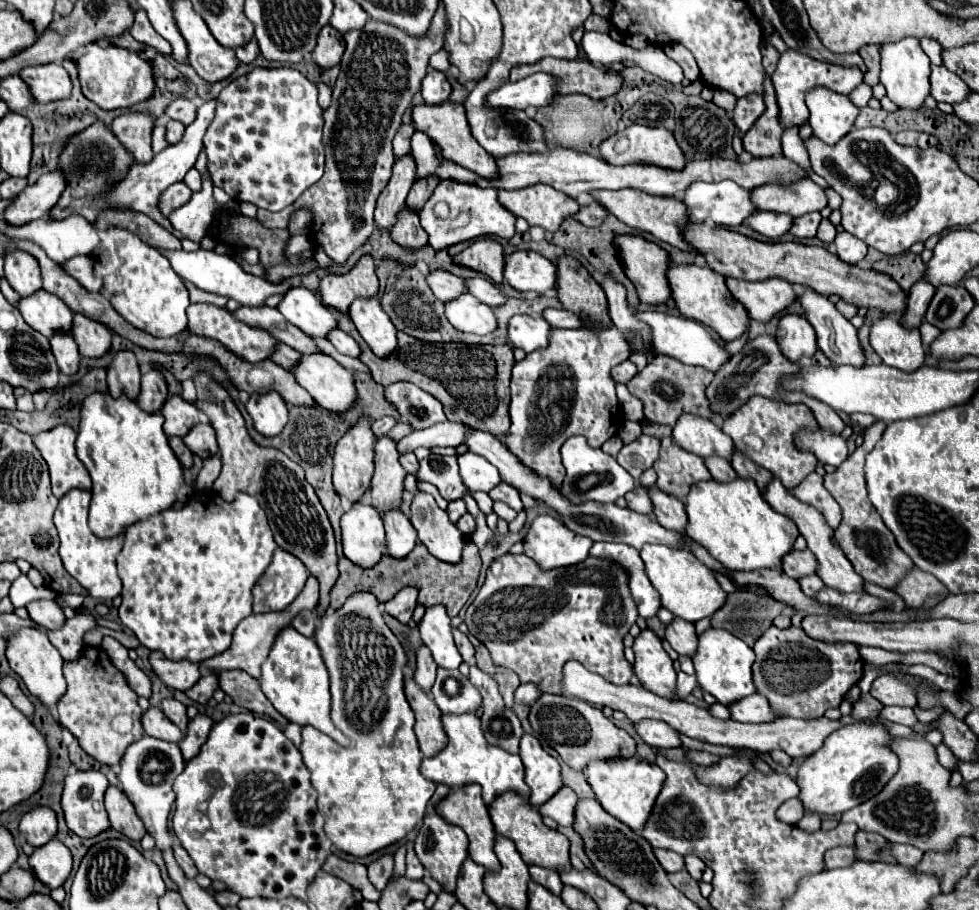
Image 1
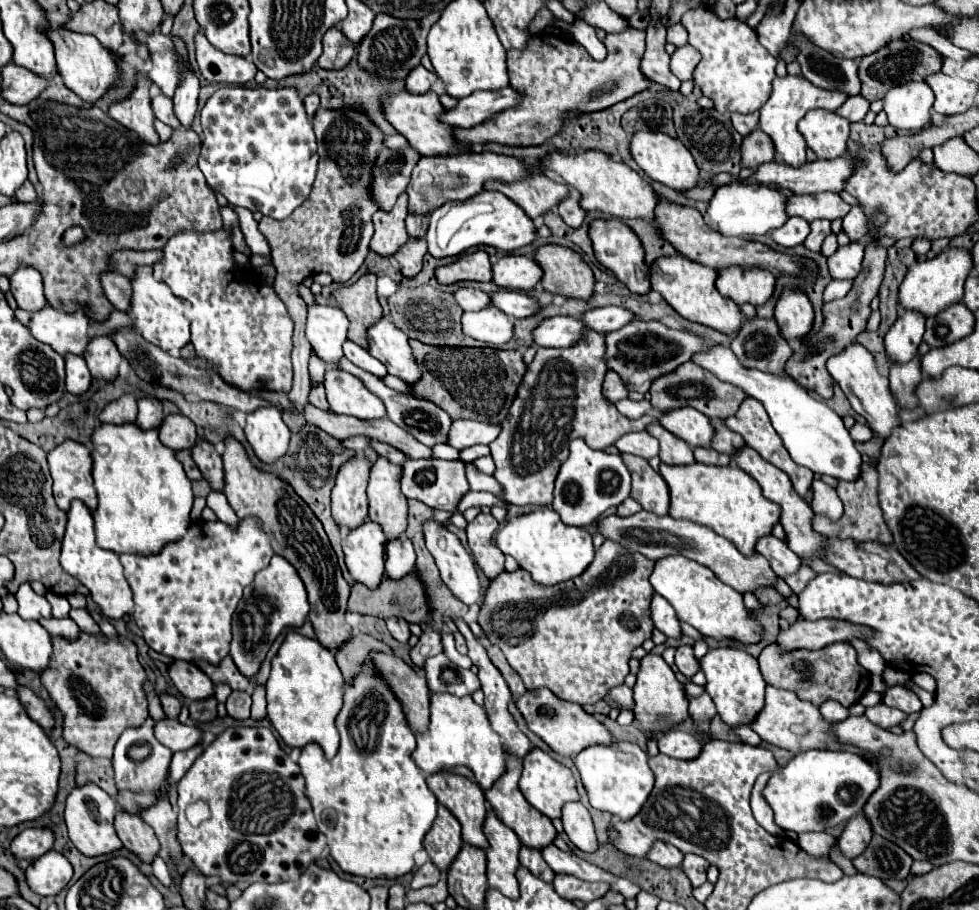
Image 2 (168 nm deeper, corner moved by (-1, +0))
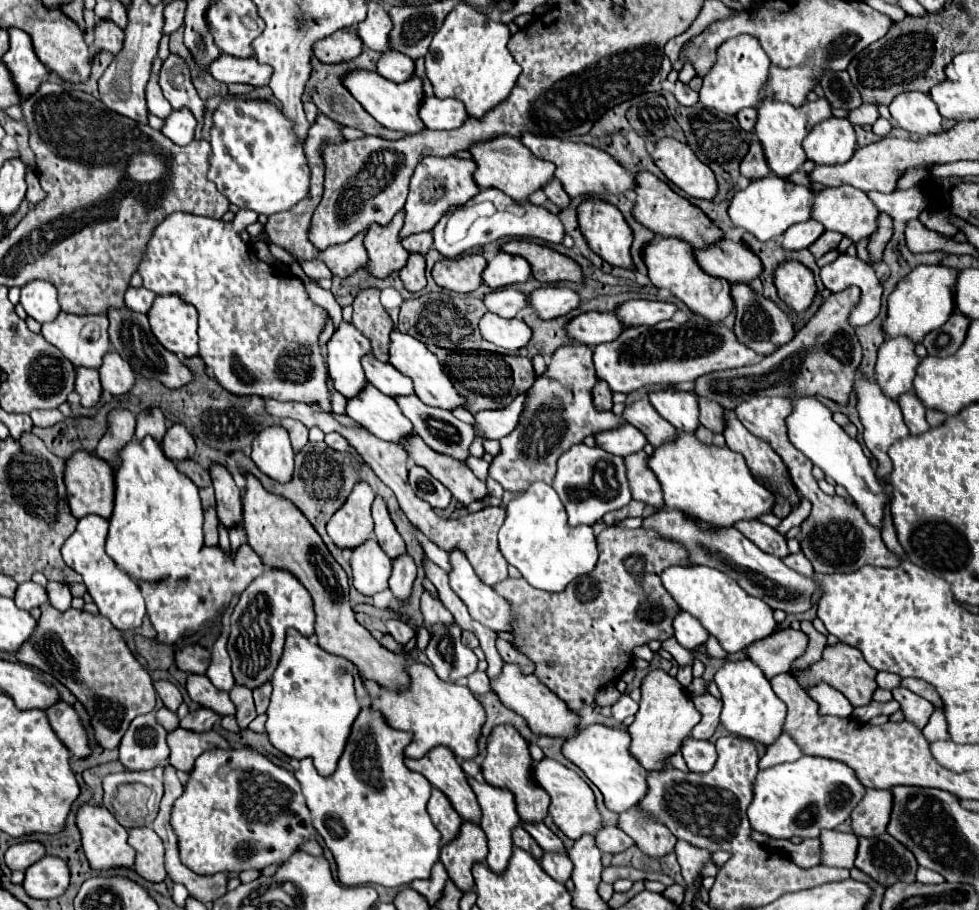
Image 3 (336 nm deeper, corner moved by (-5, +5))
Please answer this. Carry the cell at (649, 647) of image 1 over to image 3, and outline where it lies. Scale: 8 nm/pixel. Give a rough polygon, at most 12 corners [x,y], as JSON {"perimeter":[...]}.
{"perimeter":[[692,667],[676,679],[650,671],[630,755],[664,769],[700,723],[688,691]]}

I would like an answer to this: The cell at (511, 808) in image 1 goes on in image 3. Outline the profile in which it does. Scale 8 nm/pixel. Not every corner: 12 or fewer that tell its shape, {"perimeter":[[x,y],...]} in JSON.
{"perimeter":[[498,725],[488,737],[484,779],[516,797],[522,821],[548,815],[528,741]]}

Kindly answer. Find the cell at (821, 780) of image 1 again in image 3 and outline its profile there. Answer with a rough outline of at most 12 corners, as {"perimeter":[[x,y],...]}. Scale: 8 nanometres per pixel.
{"perimeter":[[804,755],[758,771],[752,831],[818,837],[866,789],[844,763]]}

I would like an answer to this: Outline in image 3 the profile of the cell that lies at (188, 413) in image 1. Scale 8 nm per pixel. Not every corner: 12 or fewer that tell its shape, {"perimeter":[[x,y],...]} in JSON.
{"perimeter":[[172,425],[162,451],[172,461],[192,459],[196,443],[184,425]]}

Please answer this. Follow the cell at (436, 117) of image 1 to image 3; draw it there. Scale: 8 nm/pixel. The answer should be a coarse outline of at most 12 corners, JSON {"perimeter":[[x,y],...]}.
{"perimeter":[[368,69],[342,85],[384,127],[422,131],[422,81],[394,83]]}

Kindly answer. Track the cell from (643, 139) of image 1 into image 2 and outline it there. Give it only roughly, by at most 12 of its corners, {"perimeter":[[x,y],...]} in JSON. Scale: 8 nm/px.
{"perimeter":[[638,132],[630,154],[652,180],[674,190],[700,182],[682,142]]}

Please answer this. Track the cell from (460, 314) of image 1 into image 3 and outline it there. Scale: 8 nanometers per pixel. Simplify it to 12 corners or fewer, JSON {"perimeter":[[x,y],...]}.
{"perimeter":[[494,313],[480,319],[486,341],[508,351],[530,341],[522,319]]}

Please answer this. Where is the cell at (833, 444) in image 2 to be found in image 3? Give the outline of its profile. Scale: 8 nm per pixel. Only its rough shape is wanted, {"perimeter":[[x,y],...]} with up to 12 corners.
{"perimeter":[[792,397],[788,435],[882,531],[890,493],[816,397]]}

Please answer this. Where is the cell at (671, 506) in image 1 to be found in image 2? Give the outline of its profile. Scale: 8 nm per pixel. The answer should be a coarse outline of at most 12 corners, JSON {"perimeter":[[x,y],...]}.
{"perimeter":[[620,456],[632,474],[632,498],[666,516],[670,490],[648,460]]}

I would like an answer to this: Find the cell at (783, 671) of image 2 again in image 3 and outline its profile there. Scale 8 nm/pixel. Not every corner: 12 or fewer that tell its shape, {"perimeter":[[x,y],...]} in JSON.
{"perimeter":[[836,643],[798,677],[826,681],[854,707],[872,701],[876,671],[862,653]]}

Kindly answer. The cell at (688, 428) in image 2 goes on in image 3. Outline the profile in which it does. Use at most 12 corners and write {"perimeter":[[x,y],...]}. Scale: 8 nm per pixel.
{"perimeter":[[664,387],[648,391],[654,409],[680,433],[694,433],[698,399]]}

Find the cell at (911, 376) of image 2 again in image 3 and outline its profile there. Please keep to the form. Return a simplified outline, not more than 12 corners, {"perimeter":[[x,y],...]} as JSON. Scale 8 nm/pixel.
{"perimeter":[[914,393],[898,399],[904,421],[912,435],[930,429],[924,407]]}

